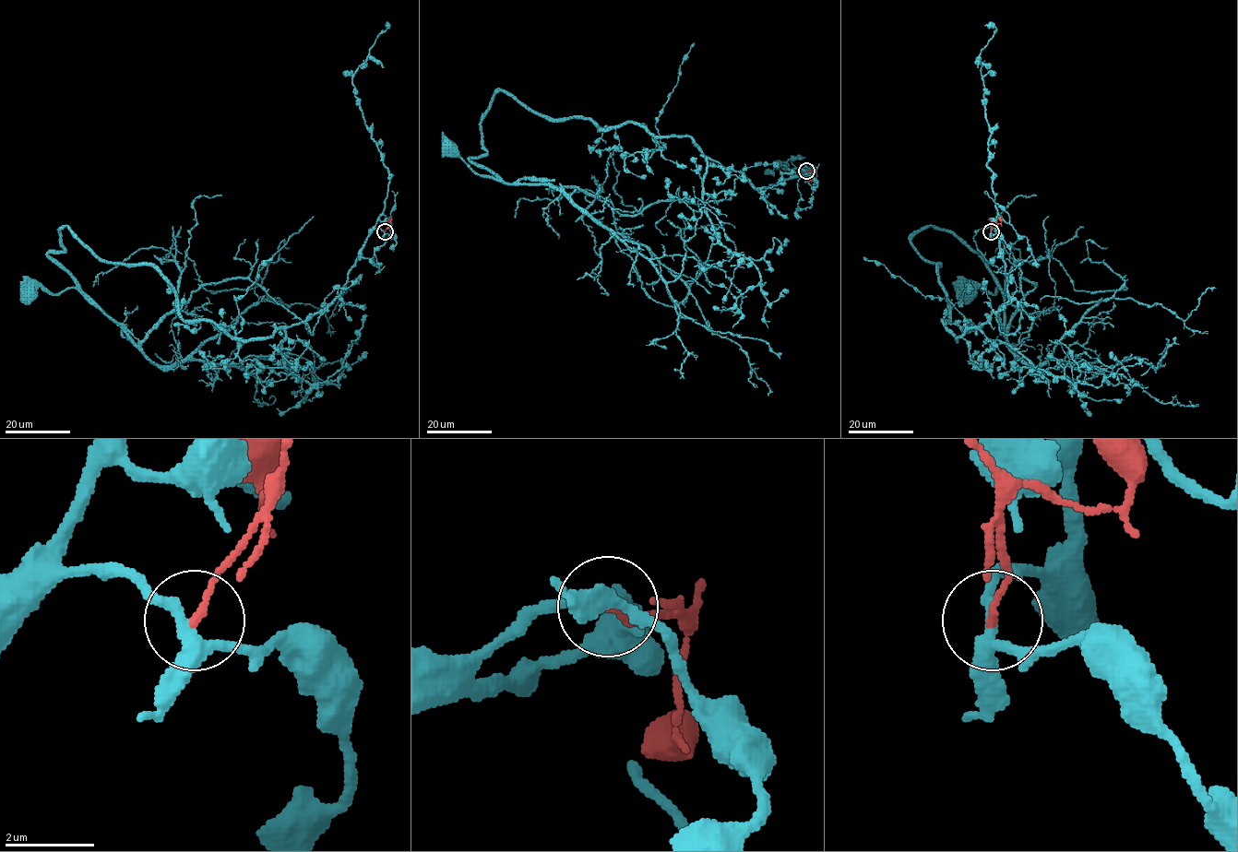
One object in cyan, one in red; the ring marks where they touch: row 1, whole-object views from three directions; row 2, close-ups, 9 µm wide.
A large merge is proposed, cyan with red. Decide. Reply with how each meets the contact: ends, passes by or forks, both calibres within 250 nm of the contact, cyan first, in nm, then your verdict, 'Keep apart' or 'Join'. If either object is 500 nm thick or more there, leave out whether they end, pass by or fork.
At the ring cyan forks. At the ring red ends. Thickness 260 nm (cyan) against 150 nm. Keep apart

